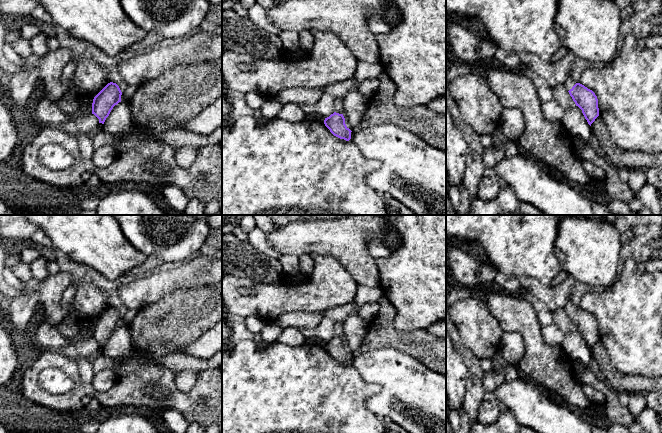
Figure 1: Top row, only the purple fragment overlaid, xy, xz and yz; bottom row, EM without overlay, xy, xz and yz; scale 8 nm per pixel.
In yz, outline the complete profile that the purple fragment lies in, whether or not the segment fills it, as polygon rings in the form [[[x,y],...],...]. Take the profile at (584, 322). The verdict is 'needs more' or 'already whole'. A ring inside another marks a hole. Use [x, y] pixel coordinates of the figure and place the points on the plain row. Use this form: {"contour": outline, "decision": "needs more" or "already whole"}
{"contour": [[[571,299],[566,302],[564,310],[591,350],[599,340],[598,323],[595,317],[584,309],[576,307]]], "decision": "needs more"}

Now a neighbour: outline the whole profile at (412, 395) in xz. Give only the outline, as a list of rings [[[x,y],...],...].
[[[381,348],[364,353],[355,353],[351,356],[351,364],[358,370],[363,381],[368,384],[378,385],[381,388],[378,393],[370,396],[366,400],[366,407],[372,413],[376,414],[381,419],[389,417],[393,422],[400,425],[408,433],[446,433],[446,375],[432,371],[418,359],[411,357],[405,353],[401,353],[393,348]]]

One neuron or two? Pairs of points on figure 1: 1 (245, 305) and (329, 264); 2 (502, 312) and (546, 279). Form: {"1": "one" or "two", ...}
{"1": "one", "2": "two"}

